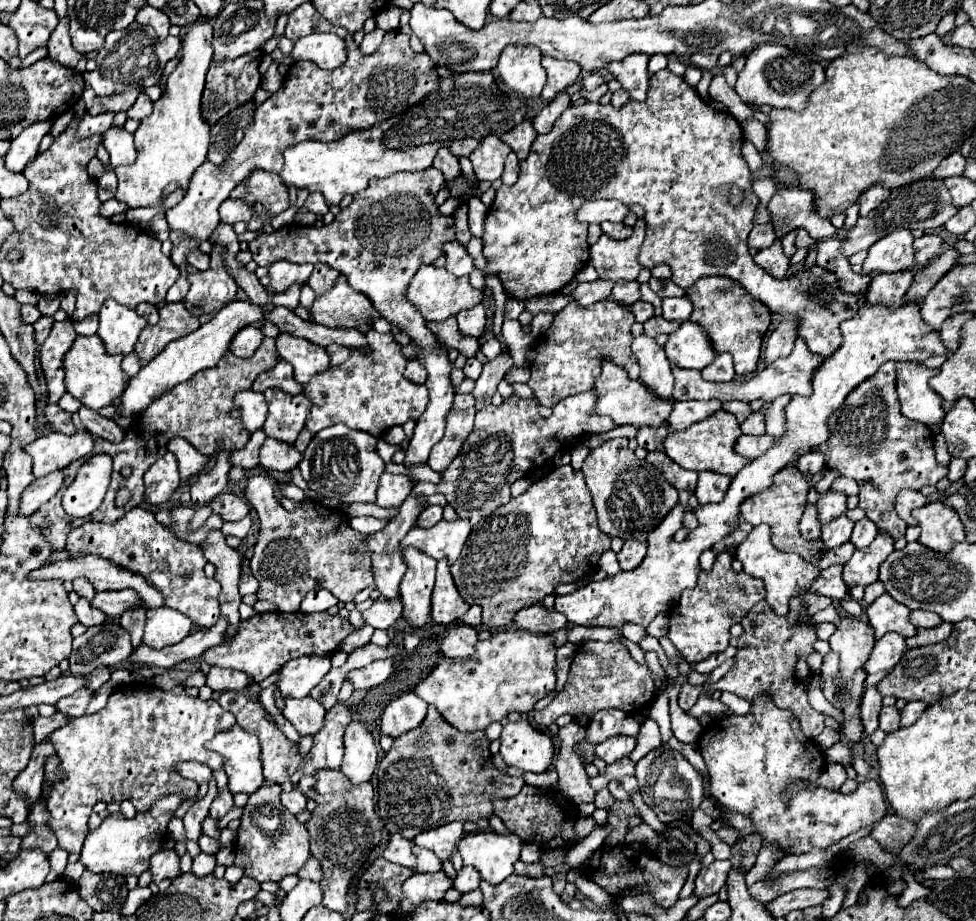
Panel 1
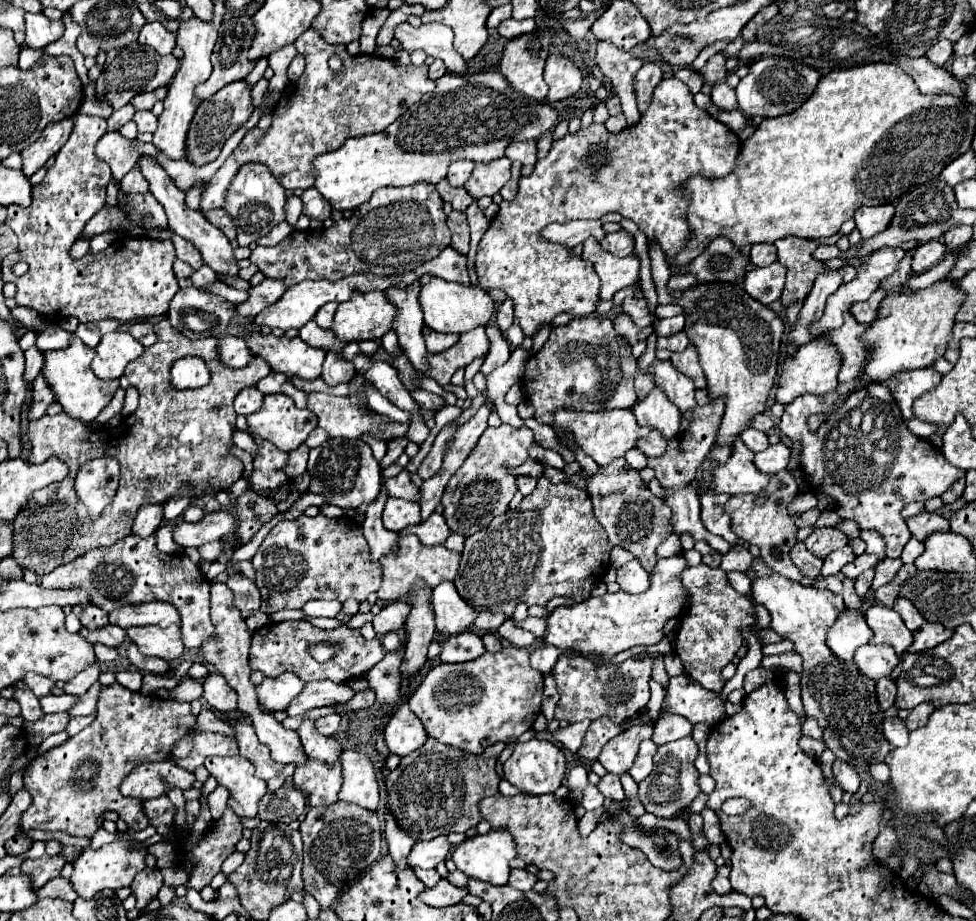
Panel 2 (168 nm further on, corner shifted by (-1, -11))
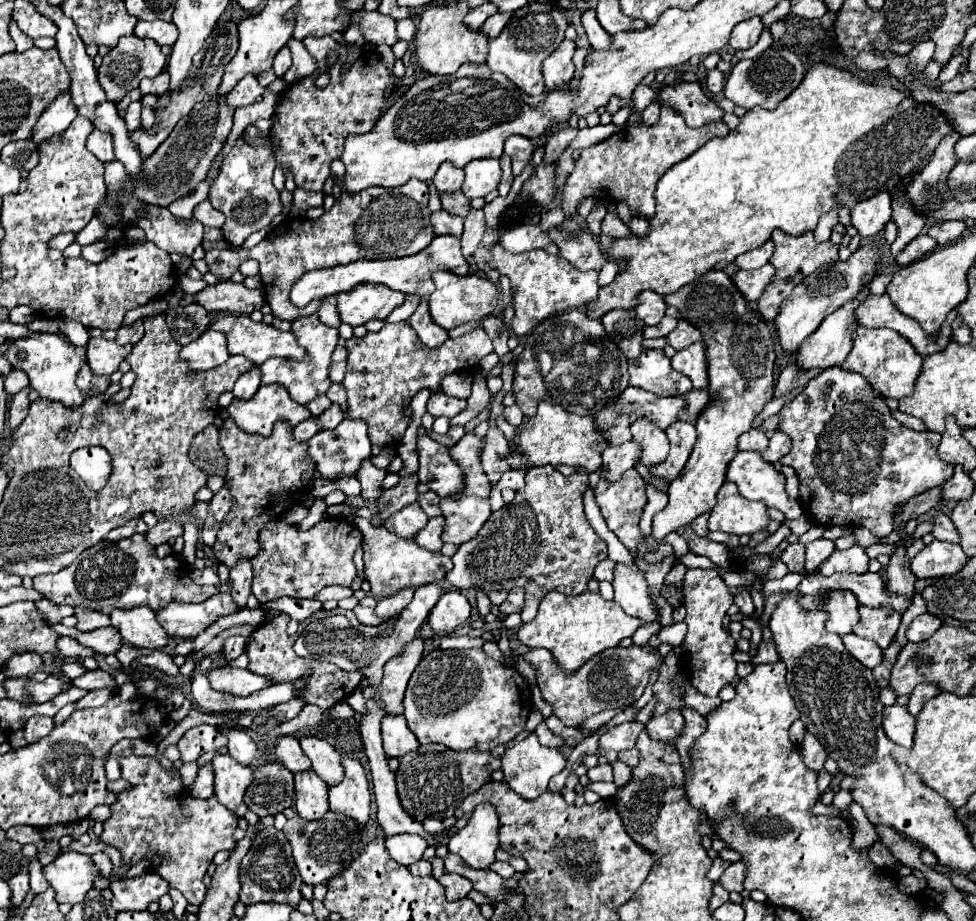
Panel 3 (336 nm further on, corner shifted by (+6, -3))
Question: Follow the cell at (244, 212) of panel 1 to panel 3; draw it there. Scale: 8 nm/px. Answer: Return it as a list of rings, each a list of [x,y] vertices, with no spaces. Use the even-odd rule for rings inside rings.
[[[209,201],[199,203],[199,205],[195,207],[195,211],[193,211],[193,217],[195,217],[199,223],[203,223],[205,227],[223,227],[223,223],[225,223],[225,215],[219,213],[217,209],[213,209]]]

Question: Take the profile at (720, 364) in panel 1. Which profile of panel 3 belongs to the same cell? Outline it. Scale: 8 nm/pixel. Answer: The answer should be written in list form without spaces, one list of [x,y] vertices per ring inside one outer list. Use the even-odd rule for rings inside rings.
[[[675,421],[667,427],[665,433],[669,437],[671,449],[669,449],[667,459],[655,467],[655,475],[663,477],[665,481],[673,481],[681,473],[681,469],[685,467],[685,463],[693,451],[693,445],[697,439],[697,429],[695,429],[693,421]]]

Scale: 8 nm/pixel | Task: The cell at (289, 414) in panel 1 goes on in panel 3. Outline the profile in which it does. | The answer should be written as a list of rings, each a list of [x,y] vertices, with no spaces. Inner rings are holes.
[[[275,383],[261,385],[259,391],[247,401],[233,399],[227,413],[231,419],[235,419],[239,429],[263,437],[273,433],[273,425],[277,421],[287,421],[291,427],[297,427],[301,421],[311,417],[305,405],[293,401],[291,395],[287,395],[287,391]]]

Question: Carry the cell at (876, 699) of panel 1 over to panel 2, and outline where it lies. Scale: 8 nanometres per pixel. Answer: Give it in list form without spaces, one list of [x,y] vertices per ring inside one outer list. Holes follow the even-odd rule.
[[[884,677],[878,681],[876,685],[876,693],[878,693],[878,703],[880,703],[880,709],[886,711],[888,707],[894,705],[894,699],[896,699],[896,681],[892,677]]]

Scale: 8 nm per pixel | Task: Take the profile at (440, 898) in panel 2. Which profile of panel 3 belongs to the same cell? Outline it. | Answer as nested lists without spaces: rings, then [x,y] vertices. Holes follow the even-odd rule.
[[[445,873],[437,879],[443,887],[445,887],[445,897],[449,901],[457,901],[457,899],[463,899],[469,891],[471,891],[471,883],[455,873]]]

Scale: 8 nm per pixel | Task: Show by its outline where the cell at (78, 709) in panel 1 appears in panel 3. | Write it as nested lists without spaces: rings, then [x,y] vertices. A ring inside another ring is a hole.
[[[33,715],[27,719],[25,723],[25,739],[27,743],[35,743],[39,737],[45,737],[51,733],[53,729],[53,719],[51,717],[45,717],[45,715]]]

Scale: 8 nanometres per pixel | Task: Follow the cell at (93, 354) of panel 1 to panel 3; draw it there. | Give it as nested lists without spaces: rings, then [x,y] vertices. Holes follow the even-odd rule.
[[[31,333],[27,339],[15,339],[11,349],[7,349],[7,359],[15,369],[23,369],[29,375],[31,387],[49,401],[59,401],[69,409],[75,409],[83,405],[83,401],[89,397],[89,391],[83,391],[77,387],[75,379],[81,367],[87,363],[85,359],[85,347],[77,347],[71,341],[67,341],[61,333]]]

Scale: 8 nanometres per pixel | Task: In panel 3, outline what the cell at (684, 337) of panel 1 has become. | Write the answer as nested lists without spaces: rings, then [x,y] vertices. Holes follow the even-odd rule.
[[[693,343],[671,357],[671,365],[675,371],[687,375],[693,381],[695,389],[707,387],[707,363],[703,355],[703,343]]]

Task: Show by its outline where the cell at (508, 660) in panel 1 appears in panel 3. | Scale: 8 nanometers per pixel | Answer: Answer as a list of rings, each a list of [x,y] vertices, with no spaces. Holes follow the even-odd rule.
[[[435,649],[413,671],[403,713],[419,743],[443,743],[455,751],[491,751],[525,729],[531,709],[531,689],[515,667],[497,663],[483,649]]]

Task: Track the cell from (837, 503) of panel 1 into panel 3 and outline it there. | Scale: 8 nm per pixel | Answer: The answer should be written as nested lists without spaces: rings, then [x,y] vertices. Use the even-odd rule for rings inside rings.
[[[819,537],[811,543],[805,545],[807,553],[805,553],[805,569],[809,573],[817,571],[819,569],[819,563],[823,563],[823,559],[827,559],[827,555],[831,555],[831,551],[835,549],[835,543],[831,539],[825,539],[825,537]]]

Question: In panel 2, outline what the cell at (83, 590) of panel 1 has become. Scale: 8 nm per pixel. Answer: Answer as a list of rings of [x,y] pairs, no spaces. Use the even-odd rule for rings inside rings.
[[[90,603],[88,605],[74,605],[74,615],[80,619],[80,623],[84,627],[90,627],[90,629],[98,629],[98,627],[108,625],[106,613]]]

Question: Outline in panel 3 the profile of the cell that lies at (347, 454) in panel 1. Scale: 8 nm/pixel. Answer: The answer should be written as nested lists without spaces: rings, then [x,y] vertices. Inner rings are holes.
[[[343,419],[335,429],[331,431],[321,431],[309,439],[309,457],[315,463],[315,469],[327,477],[327,479],[337,479],[337,477],[351,477],[359,471],[361,463],[371,457],[371,441],[367,435],[367,425],[357,419]]]

